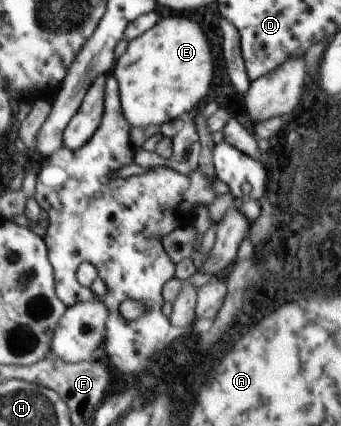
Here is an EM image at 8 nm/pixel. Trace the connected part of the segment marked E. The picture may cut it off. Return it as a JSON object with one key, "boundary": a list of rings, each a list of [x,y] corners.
{"boundary":[[[160,18],[156,25],[140,36],[129,41],[126,52],[116,59],[112,74],[117,77],[119,95],[125,117],[134,127],[146,128],[150,124],[168,123],[184,112],[194,110],[204,96],[208,94],[212,74],[214,74],[214,58],[210,52],[208,38],[202,28],[188,18]]]}

